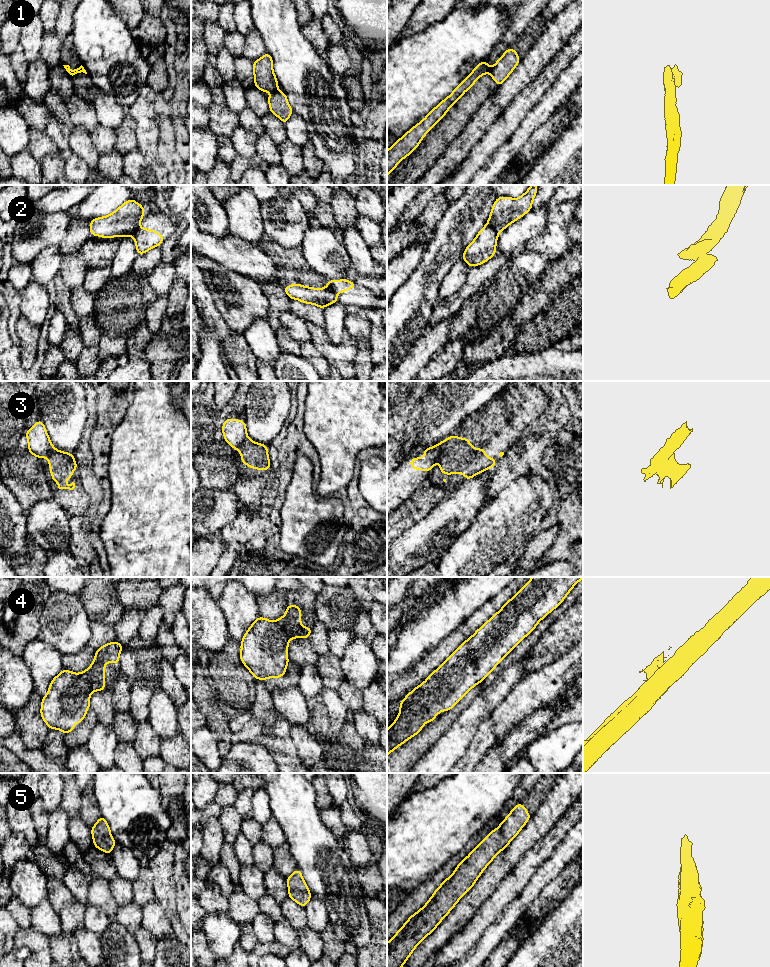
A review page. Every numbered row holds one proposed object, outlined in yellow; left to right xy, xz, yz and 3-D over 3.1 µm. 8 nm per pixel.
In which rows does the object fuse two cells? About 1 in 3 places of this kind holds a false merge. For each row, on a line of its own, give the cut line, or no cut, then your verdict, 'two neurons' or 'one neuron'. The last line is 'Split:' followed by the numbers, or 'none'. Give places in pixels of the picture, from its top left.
1: cut in xz along (275, 90), (272, 92); two neurons
2: cut in yz along (487, 222), (498, 232); two neurons
3: cut in yz along (447, 439), (439, 452), (437, 460); two neurons
4: cut in xz along (277, 620), (283, 630), (284, 640), (287, 644); two neurons
5: no cut; one neuron
Split: 1, 2, 3, 4

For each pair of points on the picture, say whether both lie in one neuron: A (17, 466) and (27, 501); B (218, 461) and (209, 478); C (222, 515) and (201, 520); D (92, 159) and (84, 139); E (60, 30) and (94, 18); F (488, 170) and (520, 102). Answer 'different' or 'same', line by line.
A: same
B: same
C: same
D: same
E: different
F: different

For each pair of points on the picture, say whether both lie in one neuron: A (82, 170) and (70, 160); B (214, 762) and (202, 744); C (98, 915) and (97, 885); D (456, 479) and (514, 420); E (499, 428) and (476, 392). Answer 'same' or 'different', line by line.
A: same
B: same
C: different
D: same
E: different

